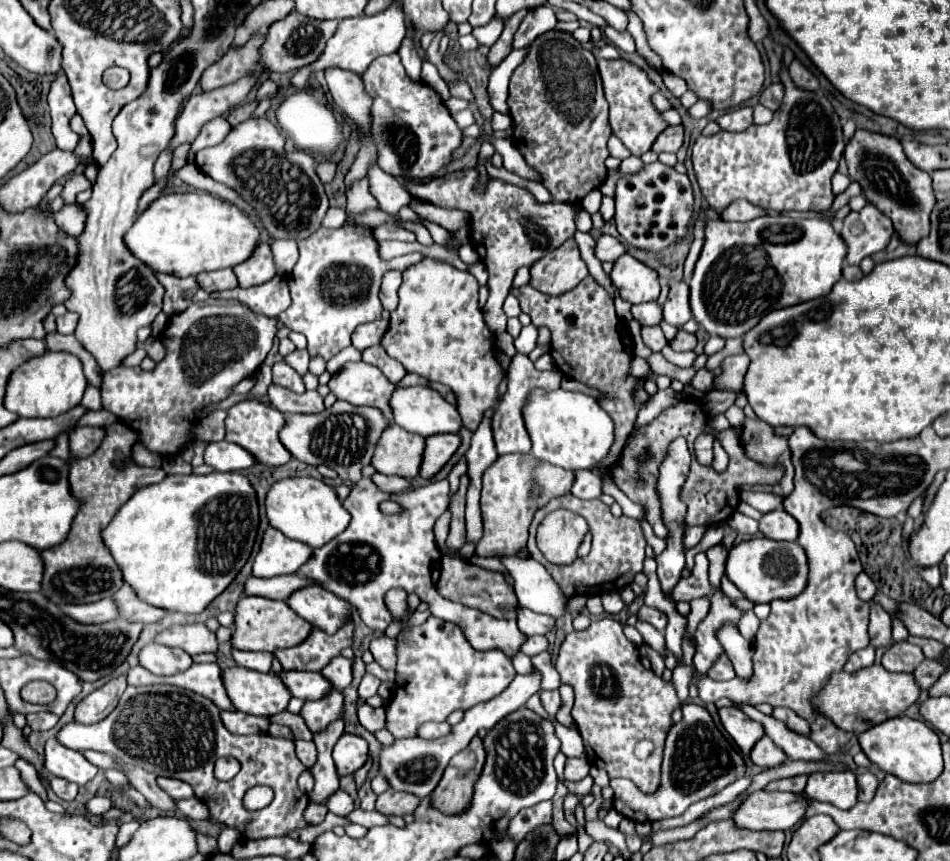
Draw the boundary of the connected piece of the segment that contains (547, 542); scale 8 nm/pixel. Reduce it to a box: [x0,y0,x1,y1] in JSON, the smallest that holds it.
[538,510,588,564]

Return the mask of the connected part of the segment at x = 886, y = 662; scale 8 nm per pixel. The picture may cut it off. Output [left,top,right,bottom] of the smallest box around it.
[882,642,924,672]

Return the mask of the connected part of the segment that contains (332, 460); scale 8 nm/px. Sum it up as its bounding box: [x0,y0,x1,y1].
[280,400,392,482]

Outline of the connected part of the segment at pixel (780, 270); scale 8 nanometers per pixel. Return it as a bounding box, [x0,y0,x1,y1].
[690,216,846,338]

